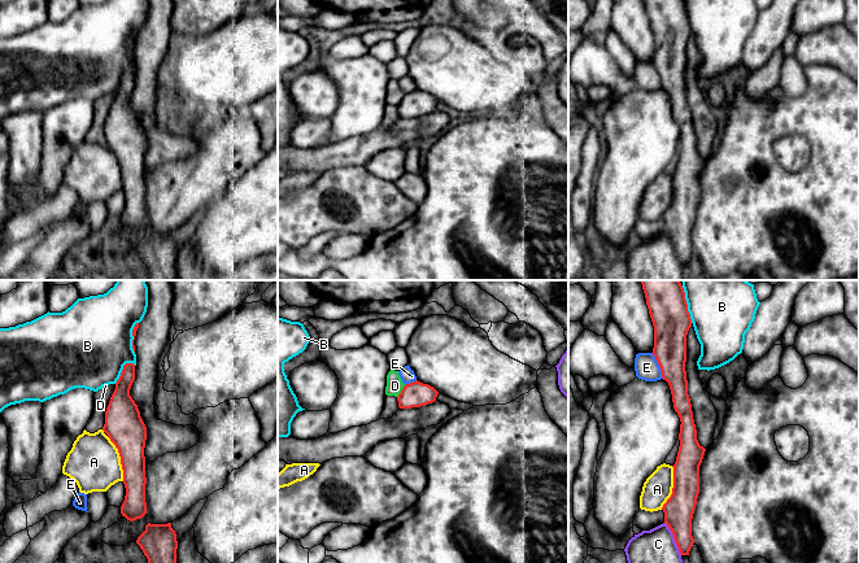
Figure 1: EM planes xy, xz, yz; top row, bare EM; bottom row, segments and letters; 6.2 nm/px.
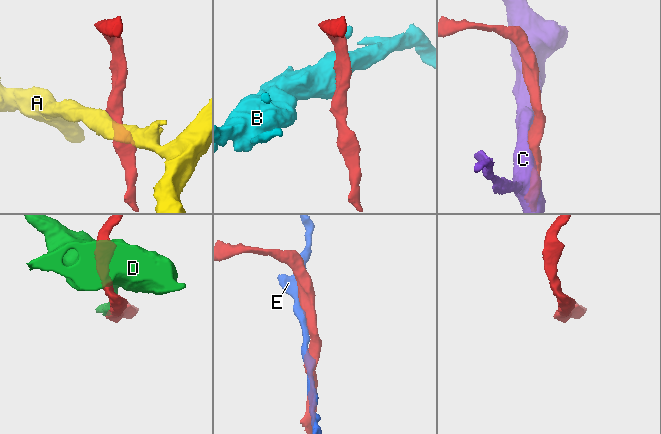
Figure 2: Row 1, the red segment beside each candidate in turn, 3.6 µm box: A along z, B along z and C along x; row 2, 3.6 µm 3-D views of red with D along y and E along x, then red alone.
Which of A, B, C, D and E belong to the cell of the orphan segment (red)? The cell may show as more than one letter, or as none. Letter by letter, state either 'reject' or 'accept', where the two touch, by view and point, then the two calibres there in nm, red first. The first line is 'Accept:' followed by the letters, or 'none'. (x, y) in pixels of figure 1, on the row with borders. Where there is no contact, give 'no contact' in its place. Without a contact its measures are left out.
Accept: none
A: reject; meets red in xy at (121, 458); 240 nm thick on the red side, 320 nm on the other
B: reject; meets red in yz at (687, 304); 240 nm thick on the red side, 420 nm on the other
C: reject; meets red in yz at (674, 537); 190 nm thick on the red side, 220 nm on the other
D: reject; meets red in xz at (401, 392); 160 nm thick on the red side, 100 nm on the other
E: reject; meets red in yz at (659, 366); 200 nm thick on the red side, 150 nm on the other

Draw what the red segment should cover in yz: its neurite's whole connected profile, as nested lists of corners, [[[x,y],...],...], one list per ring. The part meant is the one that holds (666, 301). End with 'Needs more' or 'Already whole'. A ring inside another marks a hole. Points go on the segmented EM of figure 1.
[[[641,280],[649,314],[654,326],[655,357],[662,377],[670,385],[673,409],[680,418],[680,446],[673,467],[672,494],[663,505],[664,523],[671,529],[681,555],[689,555],[694,544],[692,519],[699,494],[699,466],[706,449],[714,442],[718,411],[710,400],[706,385],[699,379],[697,361],[701,355],[701,344],[697,339],[683,280]]]. Needs more

